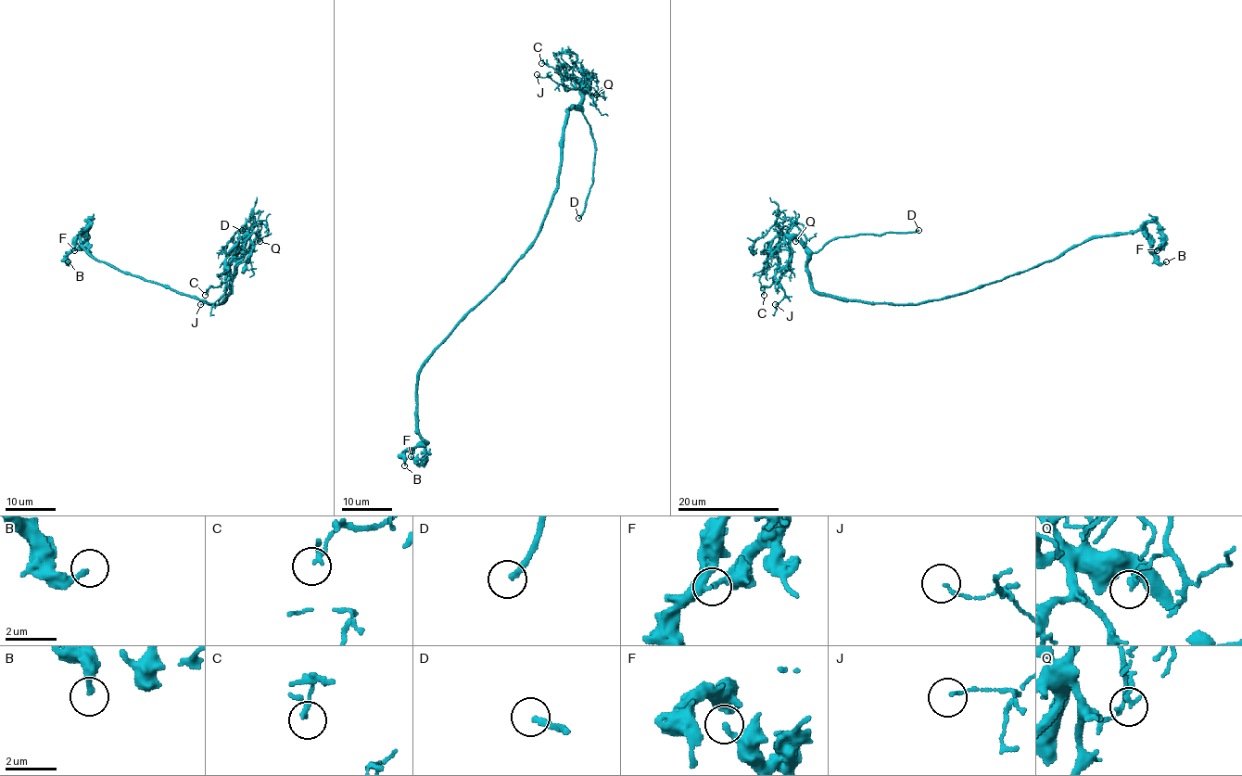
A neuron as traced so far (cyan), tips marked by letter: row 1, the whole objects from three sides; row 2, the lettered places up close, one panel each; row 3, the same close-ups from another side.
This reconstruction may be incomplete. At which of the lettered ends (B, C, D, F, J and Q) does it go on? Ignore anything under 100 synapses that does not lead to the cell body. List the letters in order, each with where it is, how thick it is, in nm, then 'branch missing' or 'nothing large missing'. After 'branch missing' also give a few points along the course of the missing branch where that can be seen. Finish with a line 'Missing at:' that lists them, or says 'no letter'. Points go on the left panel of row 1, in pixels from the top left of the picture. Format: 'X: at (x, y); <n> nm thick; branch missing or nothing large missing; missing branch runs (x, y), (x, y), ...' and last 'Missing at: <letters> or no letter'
B: at (68, 261); 240 nm thick; nothing large missing
C: at (205, 295); 110 nm thick; nothing large missing
D: at (242, 230); 240 nm thick; branch missing; missing branch runs (242, 230), (160, 216), (121, 200), (111, 204), (112, 192), (92, 213), (105, 237)
F: at (74, 250); 160 nm thick; nothing large missing
J: at (200, 304); 110 nm thick; nothing large missing
Q: at (259, 241); 140 nm thick; nothing large missing
Missing at: D

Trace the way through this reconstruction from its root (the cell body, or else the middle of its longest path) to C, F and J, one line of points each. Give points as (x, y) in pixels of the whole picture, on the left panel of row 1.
C: (194, 297), (221, 303), (229, 296), (246, 237), (228, 265), (229, 278), (205, 295)
F: (194, 297), (98, 261), (81, 242), (81, 235), (88, 222), (85, 240), (74, 250)
J: (194, 297), (221, 303), (229, 296), (246, 237), (226, 273), (224, 293), (214, 303), (200, 304)

